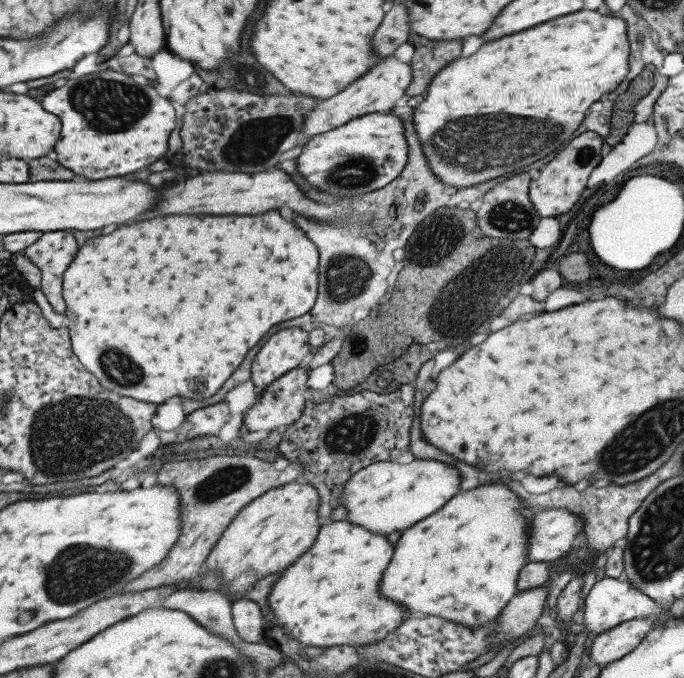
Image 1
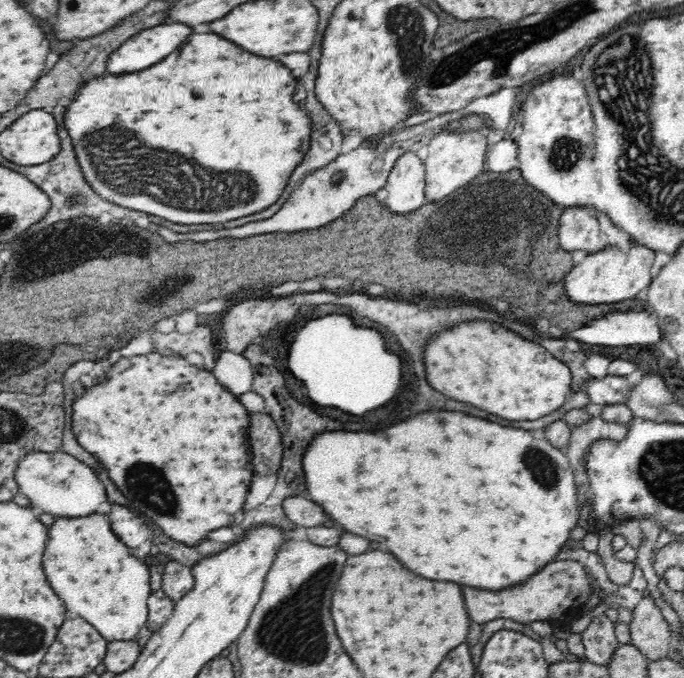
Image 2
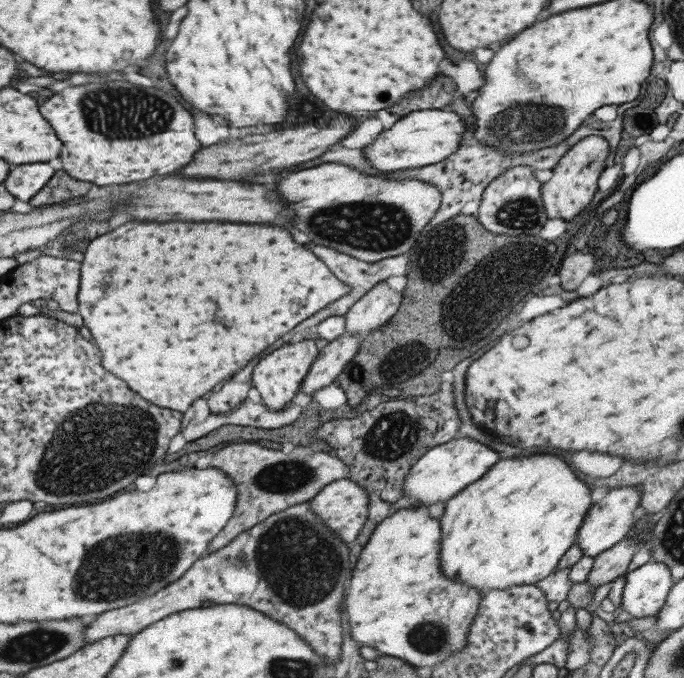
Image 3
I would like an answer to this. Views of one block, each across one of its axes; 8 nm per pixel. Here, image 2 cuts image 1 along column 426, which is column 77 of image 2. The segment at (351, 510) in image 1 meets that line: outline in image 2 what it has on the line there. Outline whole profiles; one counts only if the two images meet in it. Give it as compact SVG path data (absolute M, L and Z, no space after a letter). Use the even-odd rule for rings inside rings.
M60 450L26 452L20 460L16 460L14 480L32 506L46 514L69 518L88 516L96 513L96 508L106 502L106 489L96 473L84 461Z

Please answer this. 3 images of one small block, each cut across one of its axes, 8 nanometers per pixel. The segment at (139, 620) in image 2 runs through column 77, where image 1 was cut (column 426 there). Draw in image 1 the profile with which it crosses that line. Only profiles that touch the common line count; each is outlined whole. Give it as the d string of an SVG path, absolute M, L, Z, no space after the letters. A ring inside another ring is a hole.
M487 484L487 486L479 486L479 488L475 487L467 491L458 492L447 500L438 511L432 512L423 520L419 520L418 523L401 532L401 538L395 542L395 554L393 554L387 570L383 572L383 578L381 578L381 584L379 584L383 596L387 596L389 600L405 604L411 612L423 612L423 614L439 616L465 627L477 628L479 625L485 625L485 623L493 621L503 610L503 606L517 594L519 570L528 563L525 530L529 528L529 519L525 519L525 514L529 511L532 511L531 508L525 508L521 503L521 499L517 498L505 484Z

